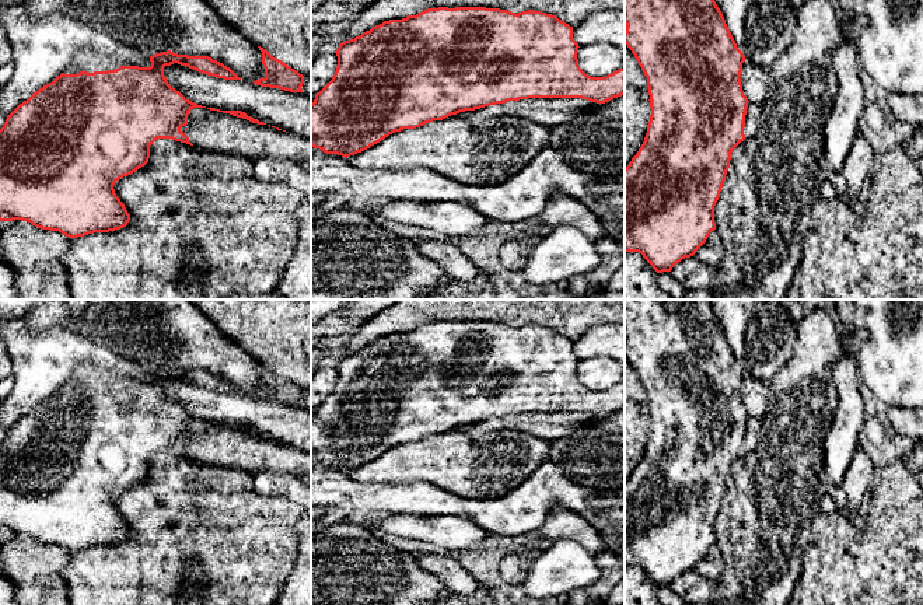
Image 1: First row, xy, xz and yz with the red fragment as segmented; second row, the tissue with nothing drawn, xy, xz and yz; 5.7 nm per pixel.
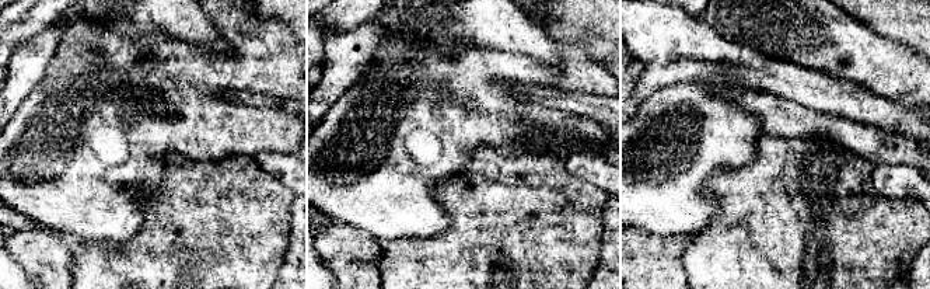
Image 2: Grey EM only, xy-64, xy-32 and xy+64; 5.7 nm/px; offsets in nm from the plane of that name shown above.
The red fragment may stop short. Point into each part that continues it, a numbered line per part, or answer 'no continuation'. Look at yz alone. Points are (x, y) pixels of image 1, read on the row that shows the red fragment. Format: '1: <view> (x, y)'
no continuation

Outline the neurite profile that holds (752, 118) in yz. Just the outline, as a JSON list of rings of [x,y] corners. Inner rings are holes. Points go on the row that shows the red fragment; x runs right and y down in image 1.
[[[748,102],[745,115],[745,127],[744,127],[745,140],[755,137],[755,133],[761,122],[761,113],[762,113],[762,105]]]

